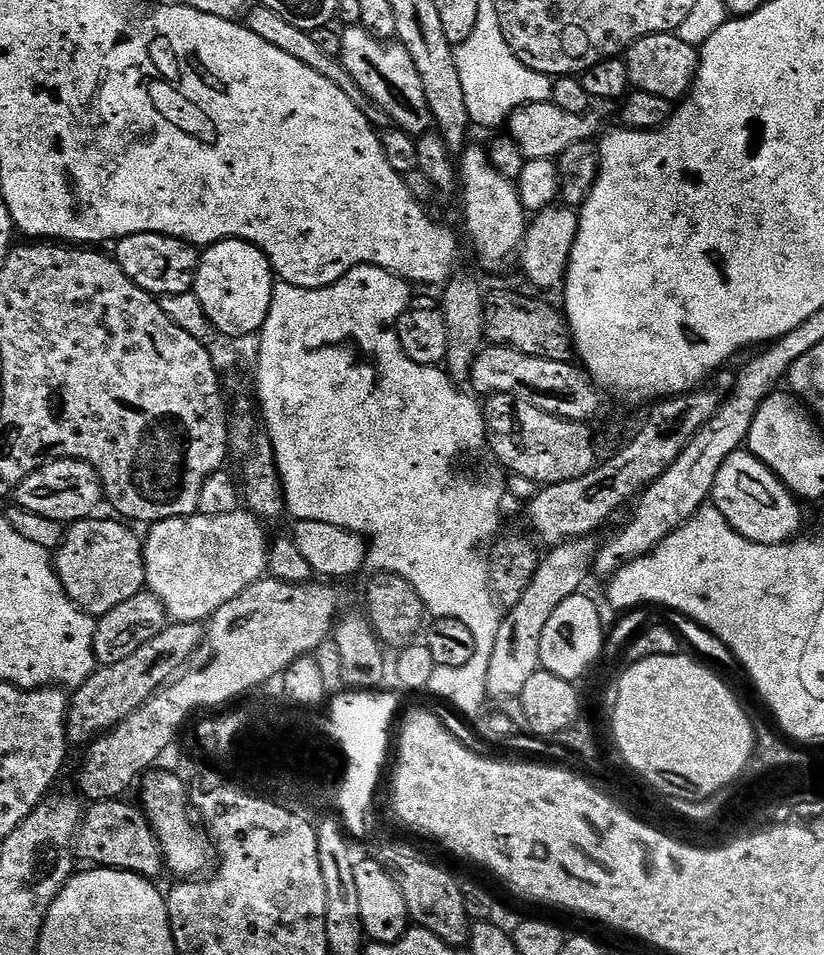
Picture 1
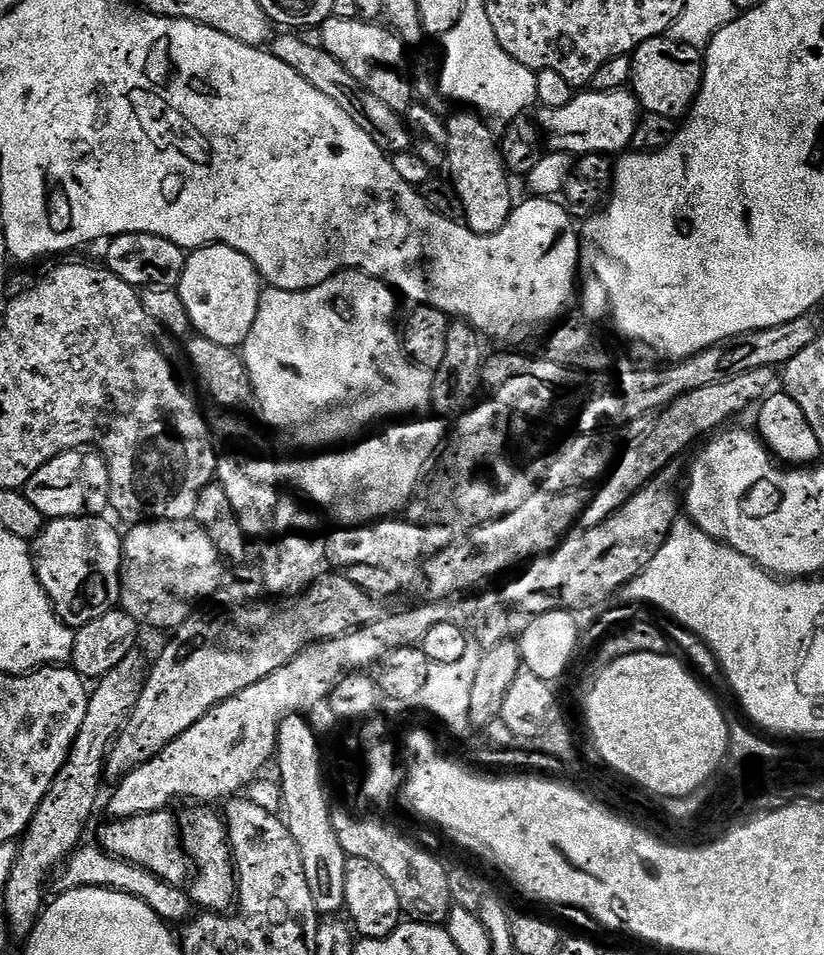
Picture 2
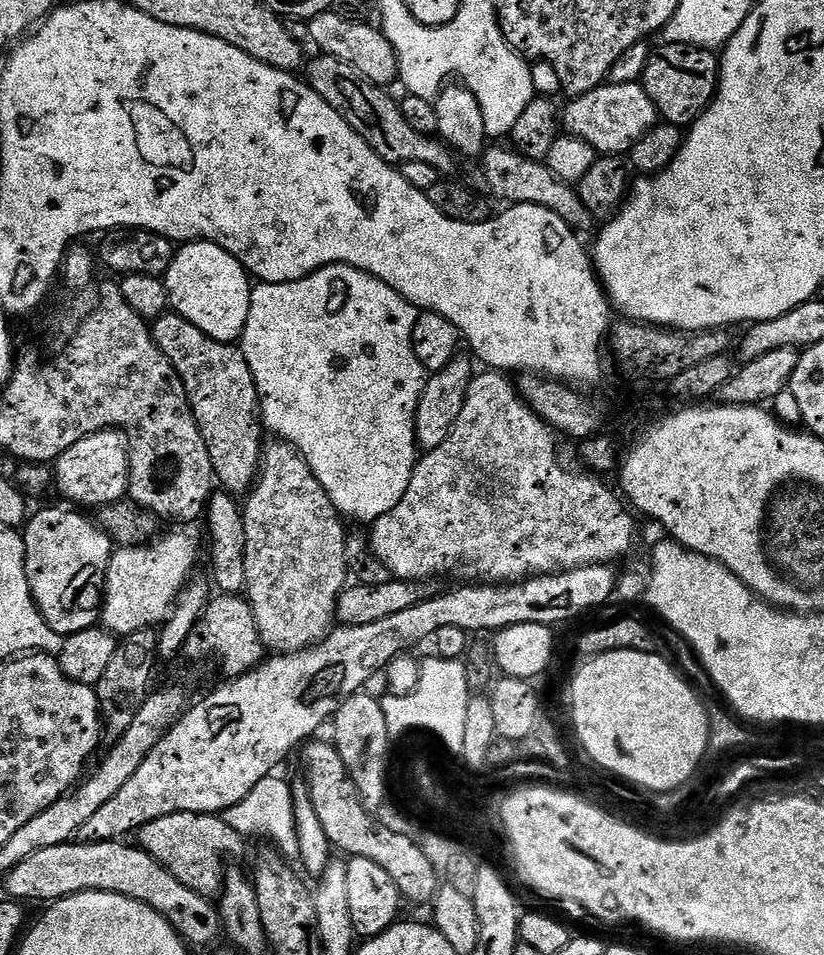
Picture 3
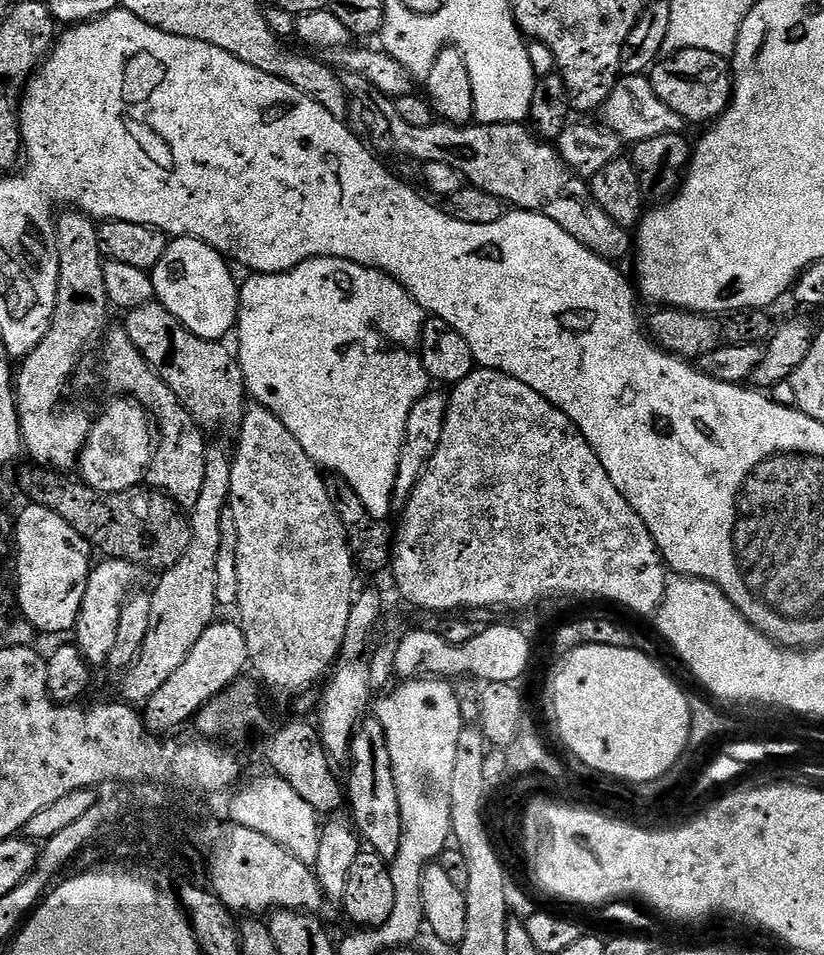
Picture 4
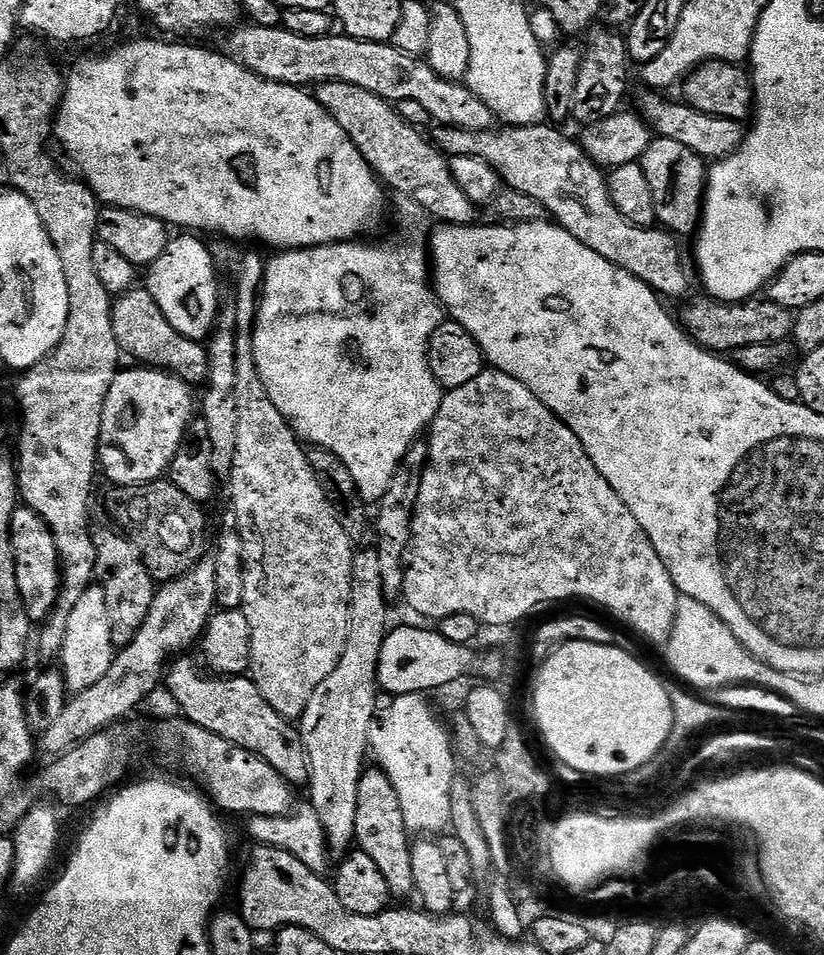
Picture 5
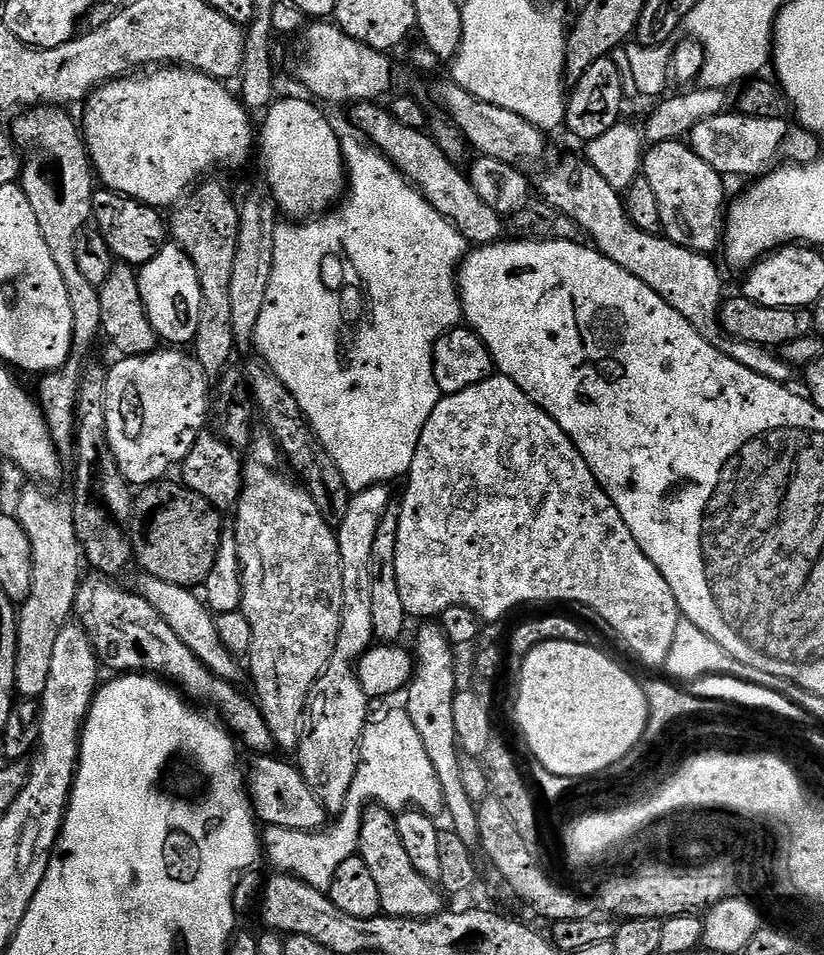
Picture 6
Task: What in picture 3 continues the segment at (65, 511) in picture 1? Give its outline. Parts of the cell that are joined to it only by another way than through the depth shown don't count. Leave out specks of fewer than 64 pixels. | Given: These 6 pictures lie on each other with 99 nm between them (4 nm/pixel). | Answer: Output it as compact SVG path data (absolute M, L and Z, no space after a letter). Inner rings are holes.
M105 430L74 442L54 461L54 488L69 500L69 505L84 510L121 503L128 494L128 437L119 430Z

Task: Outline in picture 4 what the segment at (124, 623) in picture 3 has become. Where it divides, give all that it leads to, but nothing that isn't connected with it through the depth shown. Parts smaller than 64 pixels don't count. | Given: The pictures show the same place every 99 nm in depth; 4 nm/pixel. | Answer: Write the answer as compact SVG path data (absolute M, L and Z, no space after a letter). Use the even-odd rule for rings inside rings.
M104 558L93 567L86 582L86 598L82 598L82 610L74 629L74 643L89 665L107 665L110 650L114 650L114 642L118 638L118 618L122 614L122 606L133 589L139 585L136 583L140 580L140 573L141 566L128 560Z

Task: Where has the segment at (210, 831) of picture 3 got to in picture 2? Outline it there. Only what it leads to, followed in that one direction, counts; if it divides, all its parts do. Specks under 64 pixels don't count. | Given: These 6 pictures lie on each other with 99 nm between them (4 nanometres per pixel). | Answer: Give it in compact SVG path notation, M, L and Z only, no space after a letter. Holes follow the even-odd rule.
M171 811L147 812L131 816L125 820L109 819L109 824L100 828L99 847L114 858L122 858L134 866L142 866L150 870L162 882L170 882L172 888L184 888L189 883L194 869L192 861L184 853L184 844L180 841L180 826Z

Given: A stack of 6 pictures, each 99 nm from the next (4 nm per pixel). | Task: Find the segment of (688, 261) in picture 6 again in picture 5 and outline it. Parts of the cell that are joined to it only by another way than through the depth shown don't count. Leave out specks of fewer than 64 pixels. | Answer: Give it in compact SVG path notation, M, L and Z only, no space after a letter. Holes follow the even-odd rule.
M541 122L527 124L525 128L500 126L486 132L442 127L435 131L434 143L445 156L480 158L495 170L511 191L530 194L534 202L542 202L545 213L555 223L578 238L582 246L590 246L594 254L602 254L606 262L614 262L614 266L626 270L633 280L646 282L669 301L683 301L689 295L687 292L692 288L692 280L694 284L694 276L680 261L677 237L656 226L639 228L626 222L626 218L618 214L614 202L610 202L605 173L581 151L573 137L571 140L566 133L560 132L564 130Z

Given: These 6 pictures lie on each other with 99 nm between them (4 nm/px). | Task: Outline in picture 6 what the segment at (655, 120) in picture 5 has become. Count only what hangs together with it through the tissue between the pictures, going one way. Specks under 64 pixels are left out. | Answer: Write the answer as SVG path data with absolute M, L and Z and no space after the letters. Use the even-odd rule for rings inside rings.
M725 110L714 118L700 120L694 125L688 131L686 143L694 150L694 154L698 154L698 158L702 158L702 162L706 162L706 166L720 173L721 177L759 178L781 159L780 151L788 140L788 123L787 119L771 120L746 116L736 110Z

